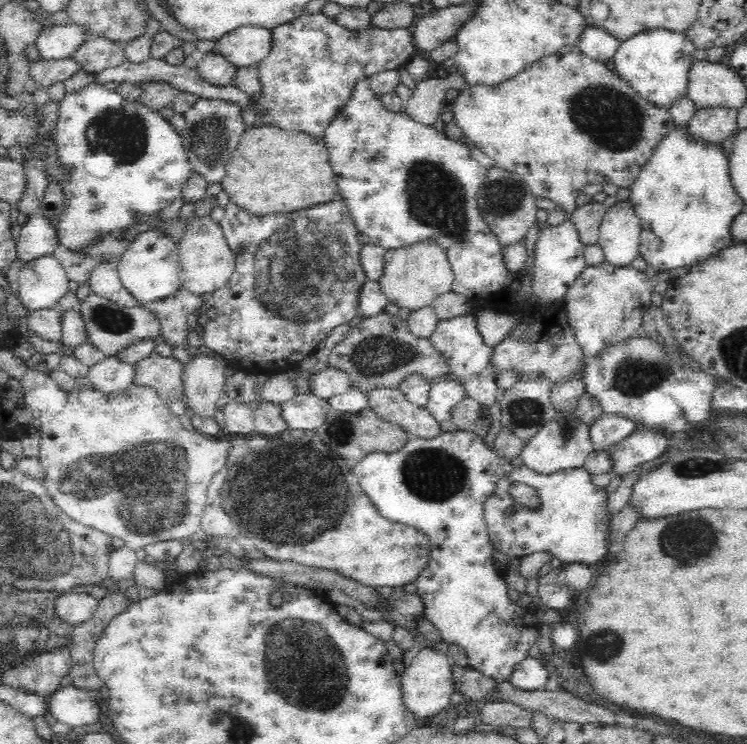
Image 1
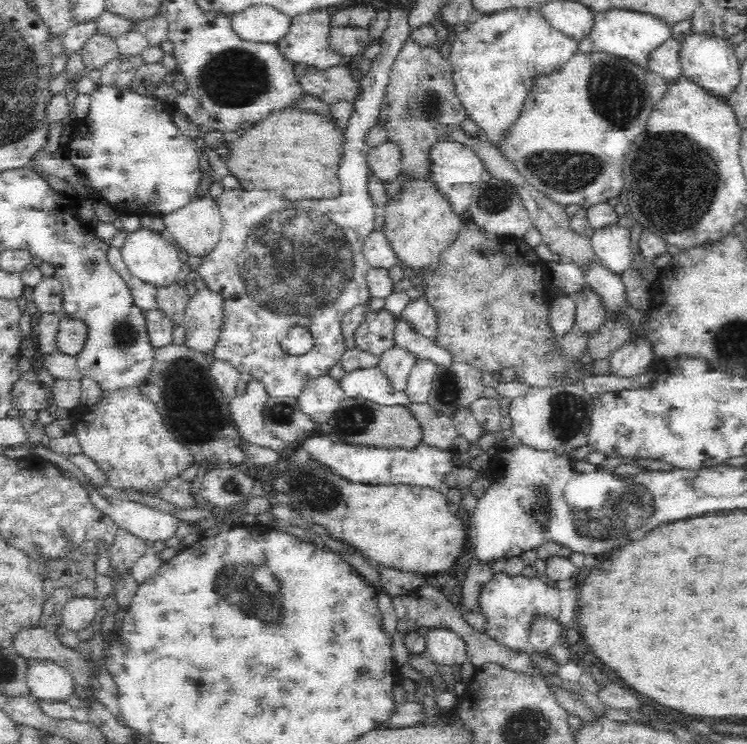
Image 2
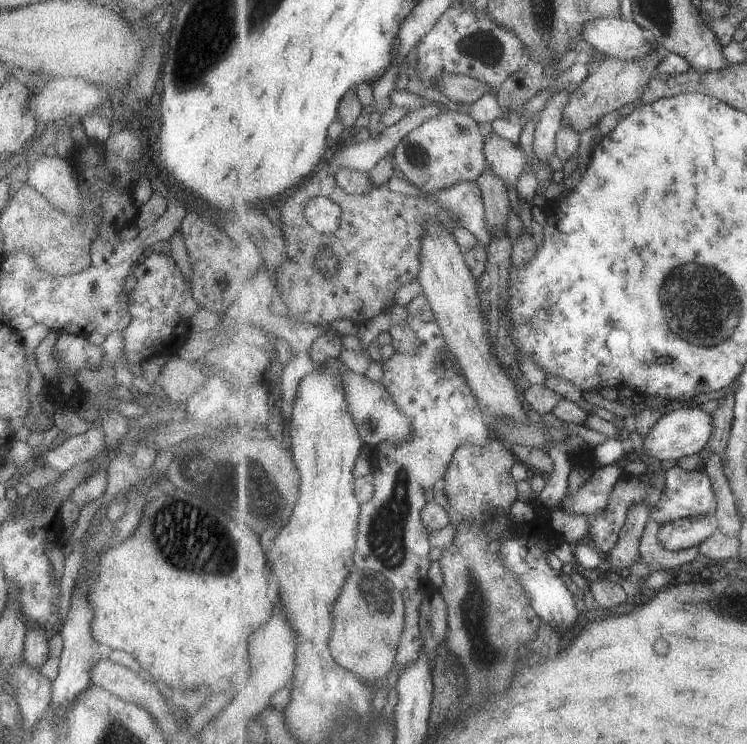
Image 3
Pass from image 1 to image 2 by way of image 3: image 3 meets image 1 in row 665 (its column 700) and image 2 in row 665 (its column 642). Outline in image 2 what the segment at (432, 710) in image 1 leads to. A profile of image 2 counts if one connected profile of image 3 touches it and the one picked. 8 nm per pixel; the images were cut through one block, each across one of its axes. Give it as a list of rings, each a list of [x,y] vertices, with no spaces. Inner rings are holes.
[[[431,628],[426,639],[426,654],[438,665],[462,665],[467,659],[467,648],[459,634],[446,628]]]

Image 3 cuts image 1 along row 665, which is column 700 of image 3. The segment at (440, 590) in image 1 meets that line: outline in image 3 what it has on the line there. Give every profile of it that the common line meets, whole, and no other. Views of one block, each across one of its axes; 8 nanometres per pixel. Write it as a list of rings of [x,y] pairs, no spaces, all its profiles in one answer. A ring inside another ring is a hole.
[[[669,464],[665,468],[666,484],[659,501],[650,508],[650,519],[663,526],[680,519],[693,516],[707,516],[716,519],[718,509],[717,493],[713,488],[713,481],[704,468],[694,471],[683,470],[681,466]]]

